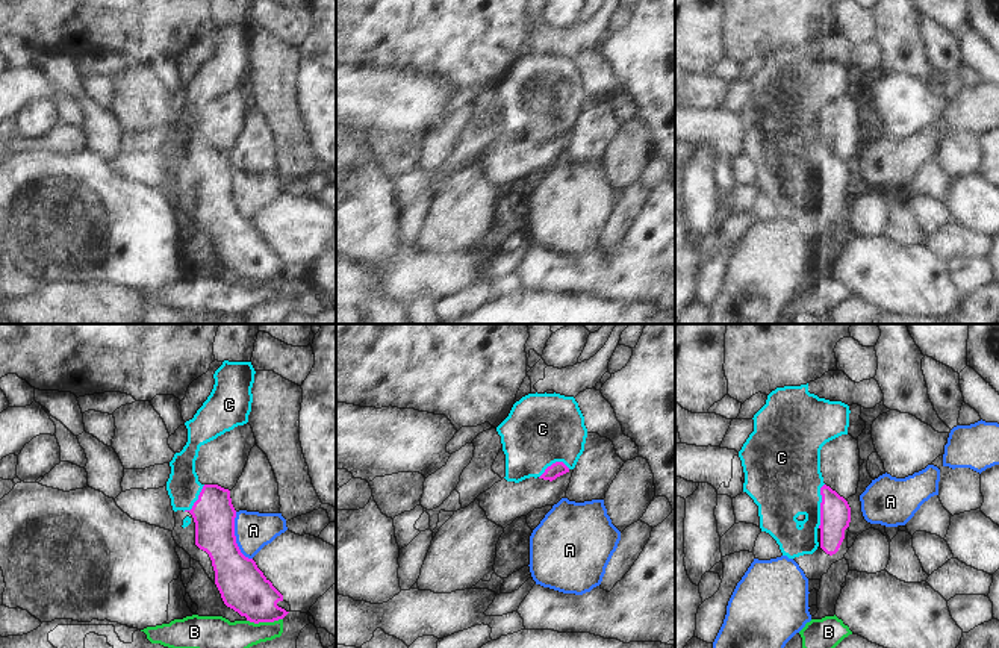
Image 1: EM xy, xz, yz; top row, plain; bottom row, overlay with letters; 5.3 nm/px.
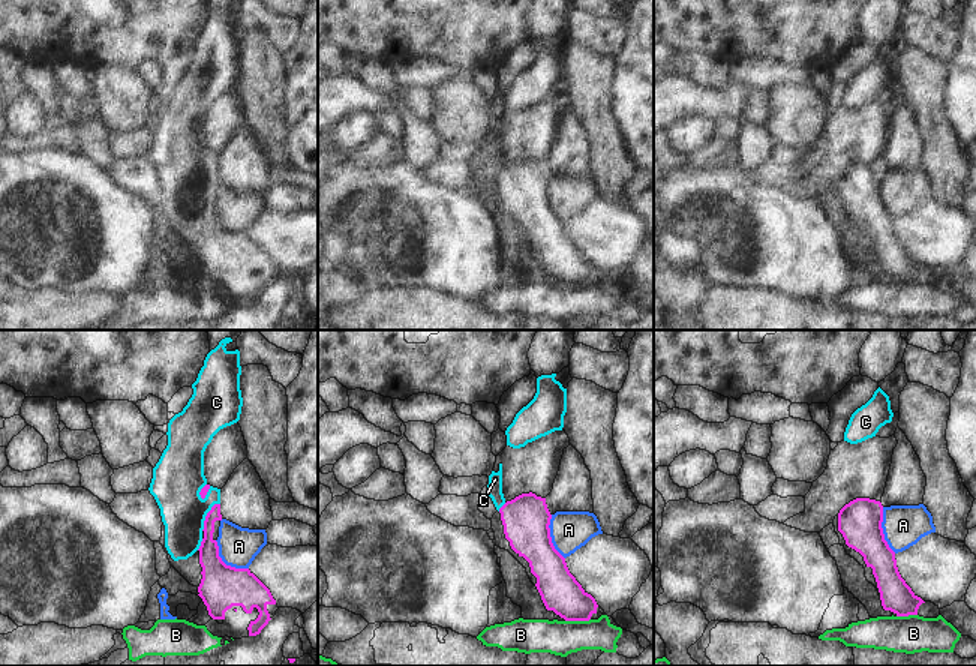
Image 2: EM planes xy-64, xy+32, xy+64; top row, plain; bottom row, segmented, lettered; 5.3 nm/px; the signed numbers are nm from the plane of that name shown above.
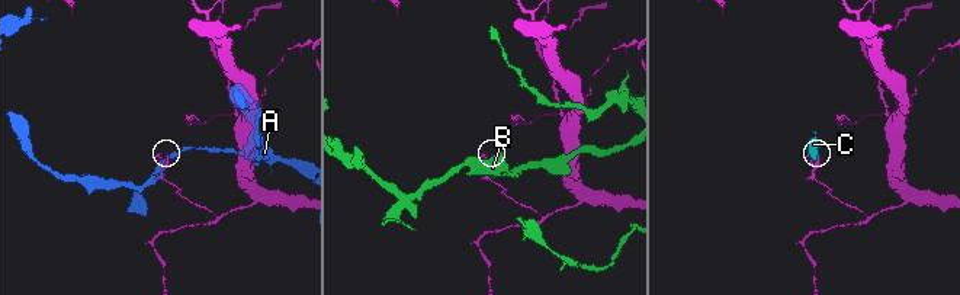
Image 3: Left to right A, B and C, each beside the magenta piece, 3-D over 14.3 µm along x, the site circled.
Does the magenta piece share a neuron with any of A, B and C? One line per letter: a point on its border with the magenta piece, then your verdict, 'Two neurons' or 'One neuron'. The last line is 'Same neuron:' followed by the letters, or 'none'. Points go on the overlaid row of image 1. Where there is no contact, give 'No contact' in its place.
A: Touches magenta at xy (235, 538). Two neurons
B: Touches magenta at xy (264, 621). Two neurons
C: Touches magenta at yz (821, 506). One neuron
Same neuron: C.

